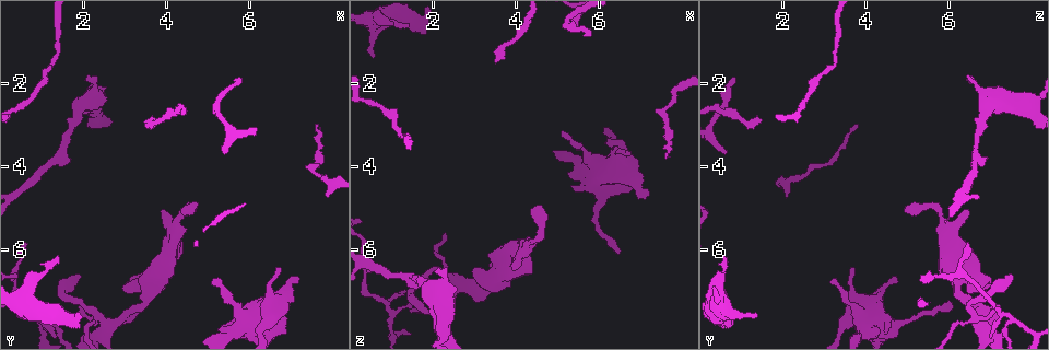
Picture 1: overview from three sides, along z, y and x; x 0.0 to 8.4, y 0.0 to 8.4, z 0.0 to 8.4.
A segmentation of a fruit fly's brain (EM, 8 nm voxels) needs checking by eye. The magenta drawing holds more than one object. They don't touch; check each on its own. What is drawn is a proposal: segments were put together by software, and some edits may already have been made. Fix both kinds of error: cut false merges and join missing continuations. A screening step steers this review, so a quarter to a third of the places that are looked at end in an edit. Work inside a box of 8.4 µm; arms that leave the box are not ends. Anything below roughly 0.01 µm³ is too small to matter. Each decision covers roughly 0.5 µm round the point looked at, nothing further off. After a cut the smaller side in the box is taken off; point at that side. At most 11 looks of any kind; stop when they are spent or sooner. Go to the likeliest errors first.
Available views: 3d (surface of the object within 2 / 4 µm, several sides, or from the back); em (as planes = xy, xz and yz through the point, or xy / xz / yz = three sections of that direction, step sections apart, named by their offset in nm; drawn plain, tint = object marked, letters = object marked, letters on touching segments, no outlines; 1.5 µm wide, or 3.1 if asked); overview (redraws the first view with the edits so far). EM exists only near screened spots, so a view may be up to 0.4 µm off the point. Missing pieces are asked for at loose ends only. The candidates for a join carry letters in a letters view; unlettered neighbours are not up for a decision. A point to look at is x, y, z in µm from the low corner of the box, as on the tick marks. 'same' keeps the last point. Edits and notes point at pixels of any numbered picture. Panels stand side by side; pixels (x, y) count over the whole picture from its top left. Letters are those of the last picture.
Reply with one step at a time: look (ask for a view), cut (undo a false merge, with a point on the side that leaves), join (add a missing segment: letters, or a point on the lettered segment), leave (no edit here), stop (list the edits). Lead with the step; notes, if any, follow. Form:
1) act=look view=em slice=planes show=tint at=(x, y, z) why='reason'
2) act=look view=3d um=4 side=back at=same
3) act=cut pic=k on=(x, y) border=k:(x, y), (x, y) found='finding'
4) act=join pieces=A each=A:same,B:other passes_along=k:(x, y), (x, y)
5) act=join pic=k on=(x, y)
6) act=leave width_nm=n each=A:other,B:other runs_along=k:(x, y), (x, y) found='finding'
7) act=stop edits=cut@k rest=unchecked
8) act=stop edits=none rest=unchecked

act=look view=3d um=4 at=(7.60, 3.00, 3.85) why='tapers out'

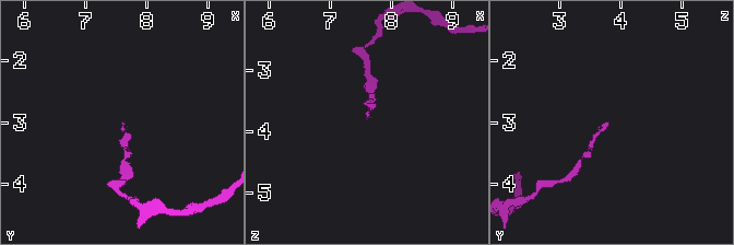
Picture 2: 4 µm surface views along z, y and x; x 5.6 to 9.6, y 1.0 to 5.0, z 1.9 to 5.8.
act=look view=em slice=planes show=letters at=(7.65, 2.95, 3.85) why='need the tissue'

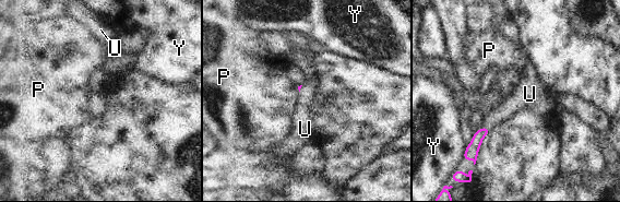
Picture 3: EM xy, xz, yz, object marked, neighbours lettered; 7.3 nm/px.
act=join pieces=U each=P:other,U:same,Y:other passes_along=3:(472, 150), (487, 128), (510, 106) found='the neuron continues'

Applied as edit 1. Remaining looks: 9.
act=look view=overview why='redraw'

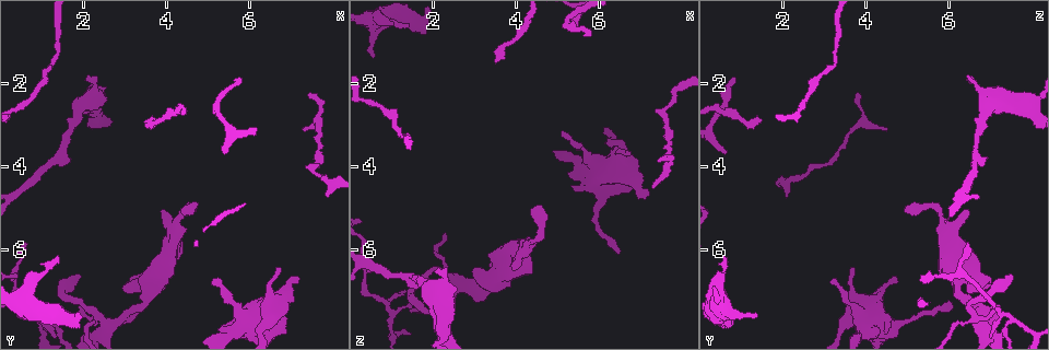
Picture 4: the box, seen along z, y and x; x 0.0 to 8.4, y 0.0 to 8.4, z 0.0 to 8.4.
act=look view=em slice=xz step=8 show=letters at=(0.60, 7.50, 1.40) why='tapers out'

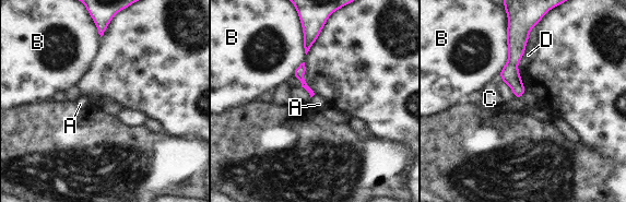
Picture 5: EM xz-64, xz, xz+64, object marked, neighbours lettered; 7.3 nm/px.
act=look view=em slice=planes show=letters at=same why='cut it another way'

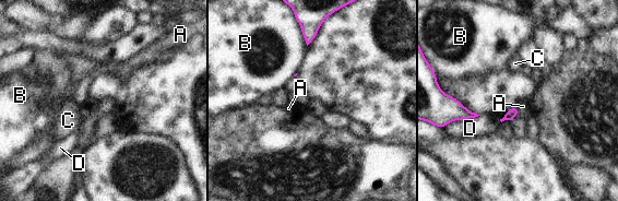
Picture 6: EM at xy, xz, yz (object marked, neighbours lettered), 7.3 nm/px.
act=leave longest_contact=D:240nm each=A:other,B:other,C:other,D:other found='none of them fits'

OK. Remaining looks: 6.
act=look view=em slice=planes show=letters at=(1.40, 6.15, 0.65) why='an open end'

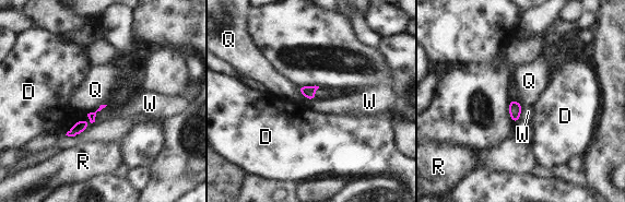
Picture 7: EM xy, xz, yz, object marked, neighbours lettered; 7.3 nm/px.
act=leave longest_contact=D:240nm each=D:other,Q:other,R:other,W:other found='none of them fits'

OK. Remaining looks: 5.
act=look view=em slice=planes show=letters at=(5.10, 6.80, 3.20)

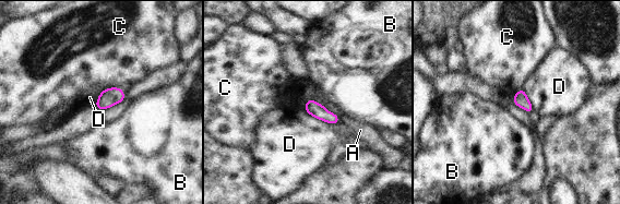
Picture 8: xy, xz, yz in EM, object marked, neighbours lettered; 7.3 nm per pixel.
act=leave each=A:other,B:other,C:other,D:other found='no lettered segment goes on from it'

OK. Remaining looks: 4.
act=stop edits=join@3 rest=unchecked

